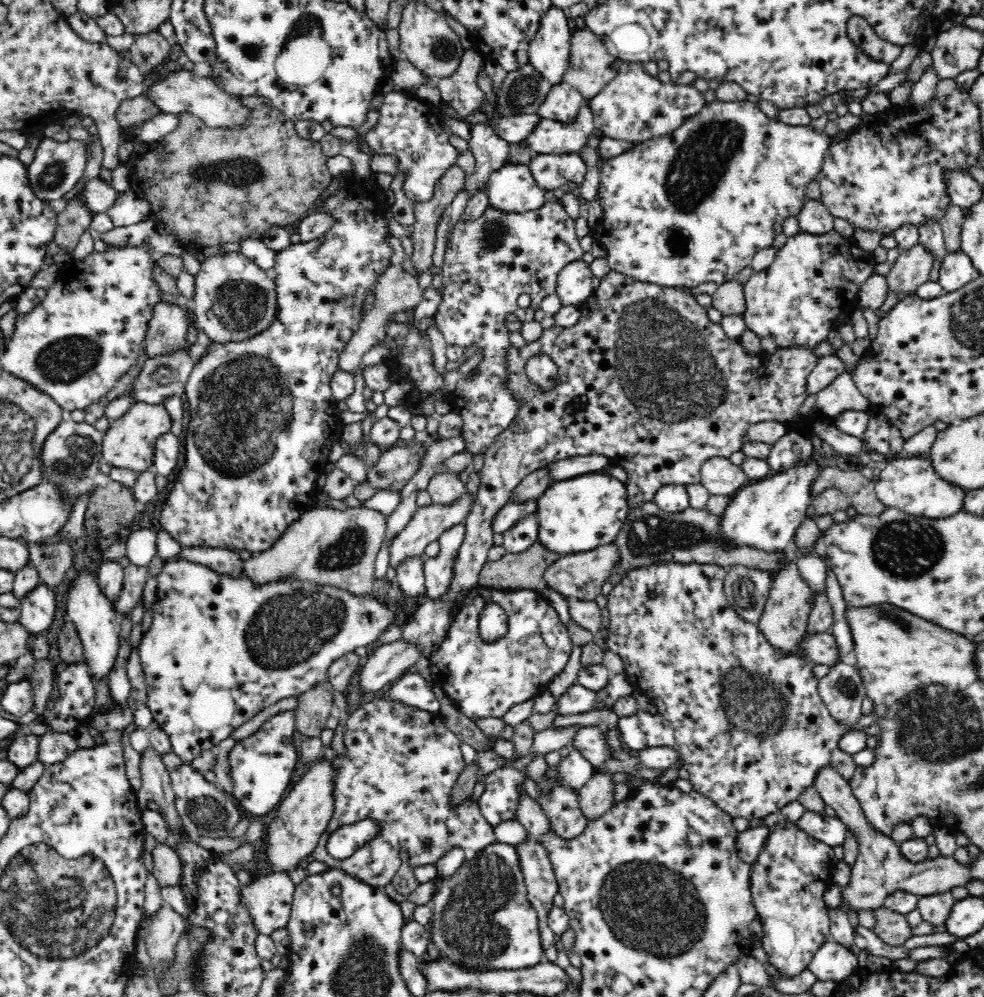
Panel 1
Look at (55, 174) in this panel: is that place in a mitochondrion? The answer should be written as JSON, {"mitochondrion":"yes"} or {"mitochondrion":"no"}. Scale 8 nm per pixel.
{"mitochondrion":"yes"}

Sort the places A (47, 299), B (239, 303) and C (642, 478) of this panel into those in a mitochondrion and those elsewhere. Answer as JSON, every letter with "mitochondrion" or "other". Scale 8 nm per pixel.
{"A":"other","B":"mitochondrion","C":"other"}

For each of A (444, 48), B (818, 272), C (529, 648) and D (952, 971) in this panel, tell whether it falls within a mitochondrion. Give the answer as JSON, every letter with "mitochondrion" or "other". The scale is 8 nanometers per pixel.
{"A":"mitochondrion","B":"other","C":"mitochondrion","D":"other"}

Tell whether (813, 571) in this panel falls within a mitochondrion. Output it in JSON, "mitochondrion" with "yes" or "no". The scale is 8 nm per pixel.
{"mitochondrion":"no"}

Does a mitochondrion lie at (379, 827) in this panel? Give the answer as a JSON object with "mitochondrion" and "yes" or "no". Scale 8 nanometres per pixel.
{"mitochondrion":"no"}

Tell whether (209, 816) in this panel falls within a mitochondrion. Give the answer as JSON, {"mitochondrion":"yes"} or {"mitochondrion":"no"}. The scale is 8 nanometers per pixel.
{"mitochondrion":"yes"}

